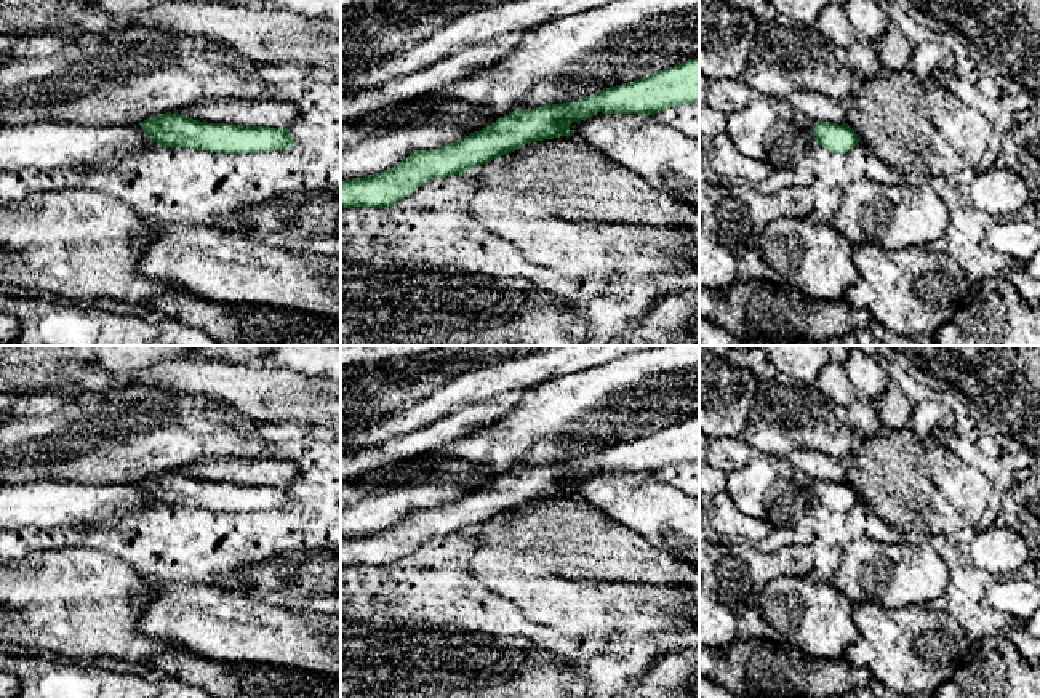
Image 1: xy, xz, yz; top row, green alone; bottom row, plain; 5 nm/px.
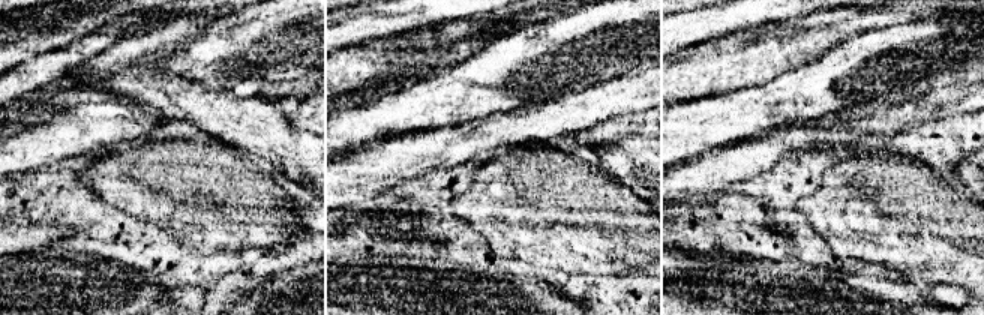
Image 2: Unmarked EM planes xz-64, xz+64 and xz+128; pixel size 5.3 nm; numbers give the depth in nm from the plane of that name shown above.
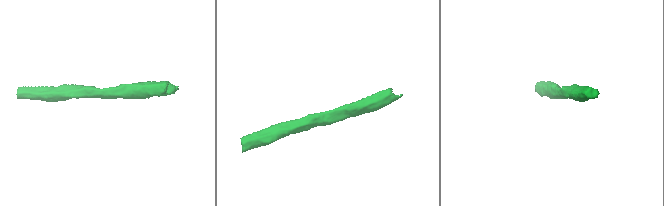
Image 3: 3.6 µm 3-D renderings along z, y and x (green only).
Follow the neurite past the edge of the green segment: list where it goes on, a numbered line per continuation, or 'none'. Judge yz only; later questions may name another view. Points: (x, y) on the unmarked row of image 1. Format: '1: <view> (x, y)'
none

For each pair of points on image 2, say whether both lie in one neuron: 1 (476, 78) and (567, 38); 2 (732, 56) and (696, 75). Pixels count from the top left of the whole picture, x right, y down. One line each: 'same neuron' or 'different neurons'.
1: same neuron
2: same neuron

